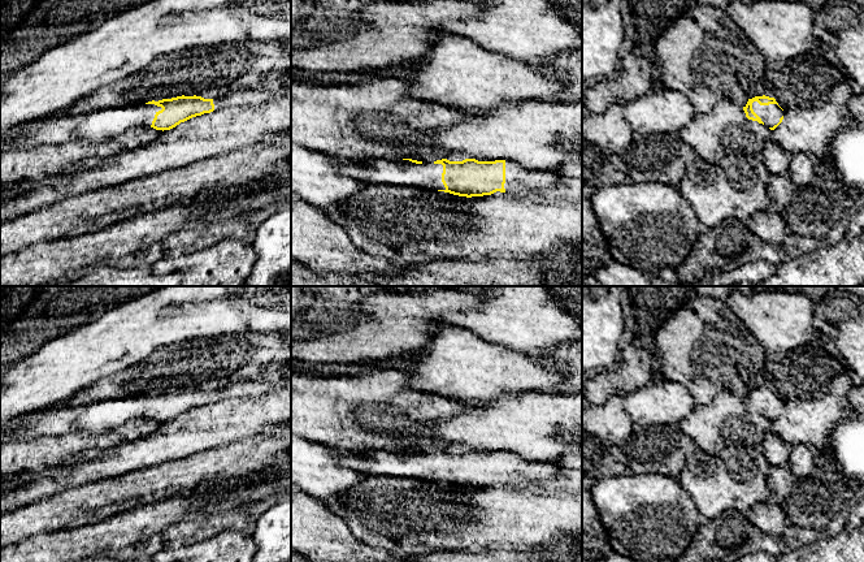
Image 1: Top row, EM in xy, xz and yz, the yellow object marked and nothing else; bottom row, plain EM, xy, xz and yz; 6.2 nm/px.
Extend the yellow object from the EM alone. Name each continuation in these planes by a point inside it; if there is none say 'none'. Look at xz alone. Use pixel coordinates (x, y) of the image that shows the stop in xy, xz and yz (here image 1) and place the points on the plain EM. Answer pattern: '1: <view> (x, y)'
1: xz (404, 465)
2: xz (517, 470)

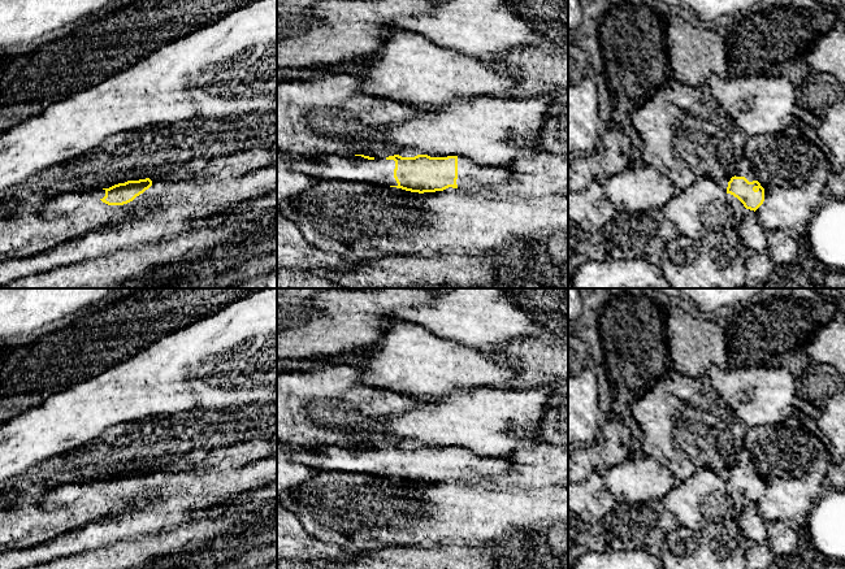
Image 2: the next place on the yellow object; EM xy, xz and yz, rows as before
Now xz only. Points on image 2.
1: xz (356, 460)
2: xz (469, 465)

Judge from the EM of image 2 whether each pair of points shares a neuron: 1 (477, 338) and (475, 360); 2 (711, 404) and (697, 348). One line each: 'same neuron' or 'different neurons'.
1: different neurons
2: different neurons

